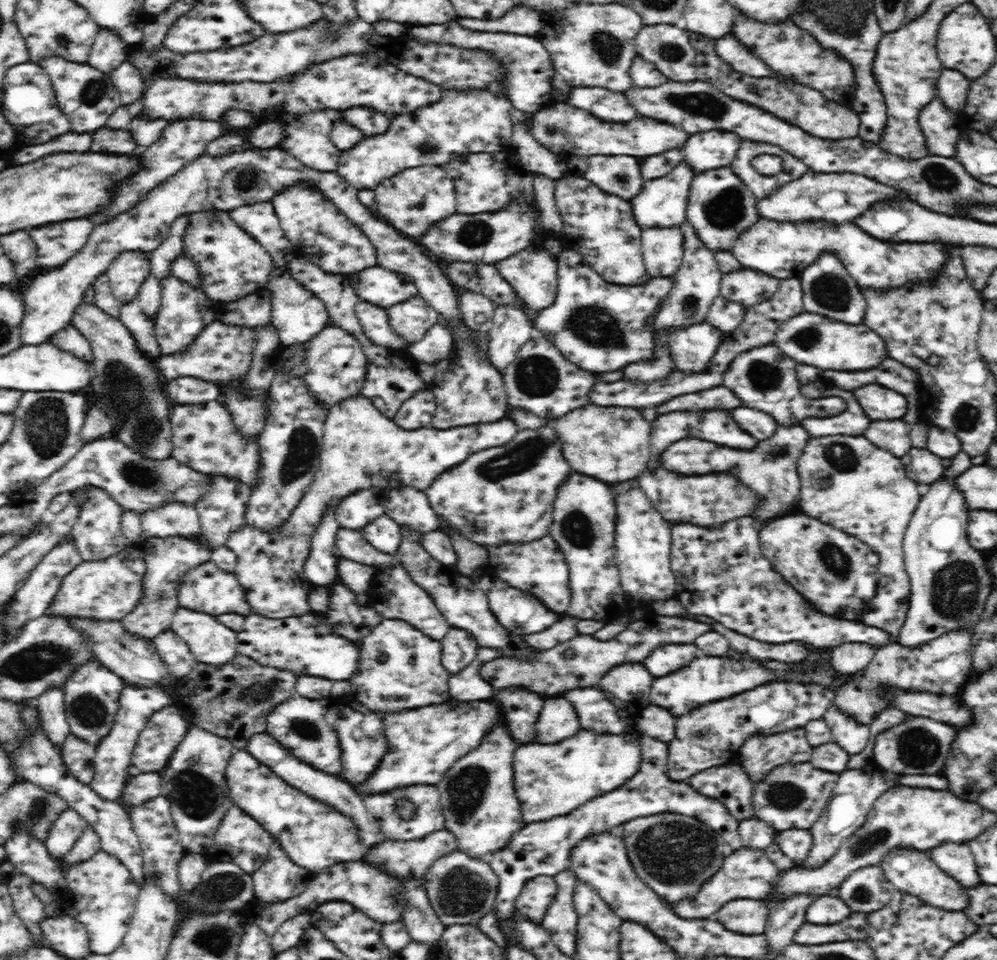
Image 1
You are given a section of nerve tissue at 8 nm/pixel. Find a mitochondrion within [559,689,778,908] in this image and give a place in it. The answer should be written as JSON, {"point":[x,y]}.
{"point":[676,853]}

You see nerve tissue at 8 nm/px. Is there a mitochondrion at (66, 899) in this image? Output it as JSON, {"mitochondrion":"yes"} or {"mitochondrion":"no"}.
{"mitochondrion":"no"}

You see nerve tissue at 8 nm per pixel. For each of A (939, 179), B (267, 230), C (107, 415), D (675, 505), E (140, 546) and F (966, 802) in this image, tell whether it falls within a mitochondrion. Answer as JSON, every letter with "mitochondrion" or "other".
{"A":"mitochondrion","B":"other","C":"mitochondrion","D":"other","E":"other","F":"other"}

